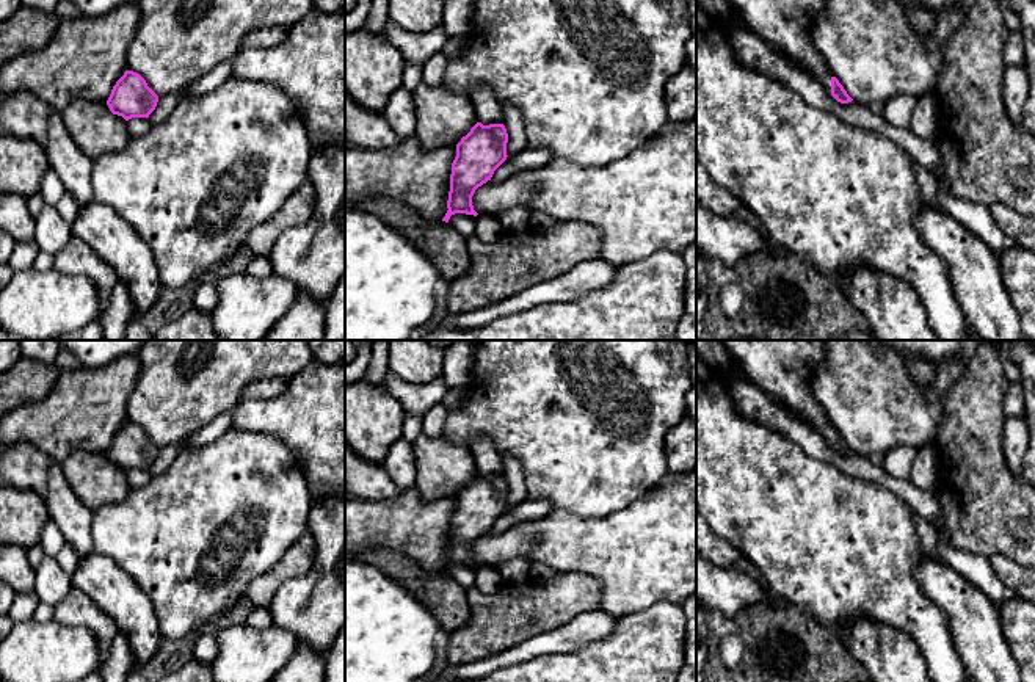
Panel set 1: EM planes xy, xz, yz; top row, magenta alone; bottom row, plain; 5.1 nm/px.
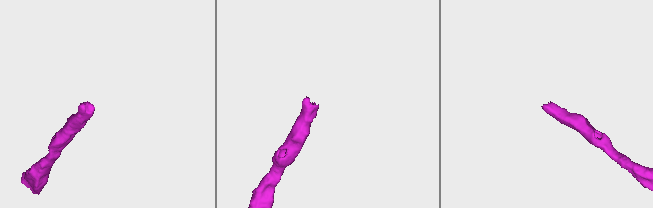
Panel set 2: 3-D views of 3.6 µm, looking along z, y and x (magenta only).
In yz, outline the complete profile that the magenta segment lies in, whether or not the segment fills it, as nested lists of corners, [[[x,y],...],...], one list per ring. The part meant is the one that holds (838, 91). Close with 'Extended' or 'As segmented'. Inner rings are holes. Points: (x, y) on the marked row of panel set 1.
[[[728,0],[728,3],[751,33],[792,64],[817,77],[837,102],[853,100],[831,75],[812,41],[812,16],[823,8],[823,0]]]. Extended

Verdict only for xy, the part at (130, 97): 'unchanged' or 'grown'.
grown

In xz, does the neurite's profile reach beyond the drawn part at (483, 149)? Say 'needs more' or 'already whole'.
needs more

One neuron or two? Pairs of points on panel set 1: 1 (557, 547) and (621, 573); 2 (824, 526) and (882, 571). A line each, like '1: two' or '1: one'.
1: one
2: one

